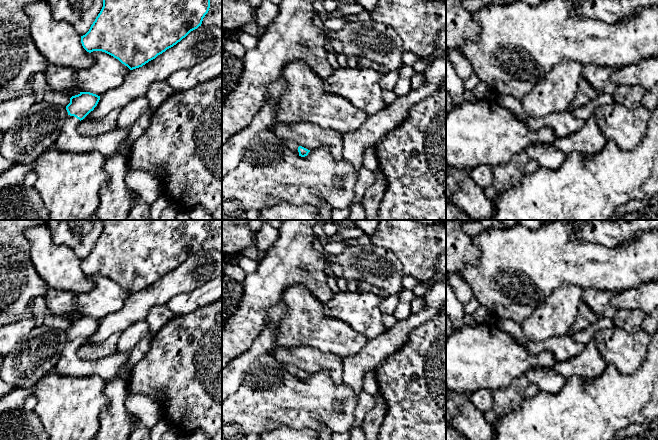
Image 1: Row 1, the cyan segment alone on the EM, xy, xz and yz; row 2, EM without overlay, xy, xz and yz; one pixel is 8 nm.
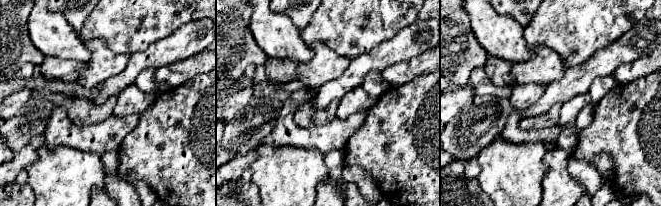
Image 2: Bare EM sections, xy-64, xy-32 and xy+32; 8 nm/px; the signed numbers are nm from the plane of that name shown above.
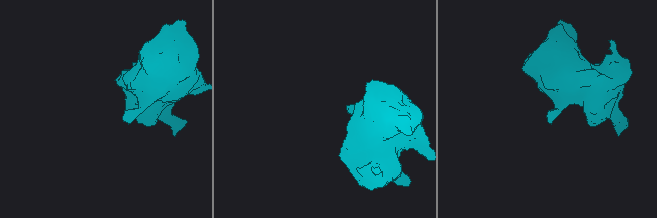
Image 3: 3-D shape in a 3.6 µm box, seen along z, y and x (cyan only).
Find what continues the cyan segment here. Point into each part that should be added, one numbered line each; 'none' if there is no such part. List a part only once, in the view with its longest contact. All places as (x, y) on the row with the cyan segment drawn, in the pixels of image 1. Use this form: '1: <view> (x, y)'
1: xy (113, 143)

